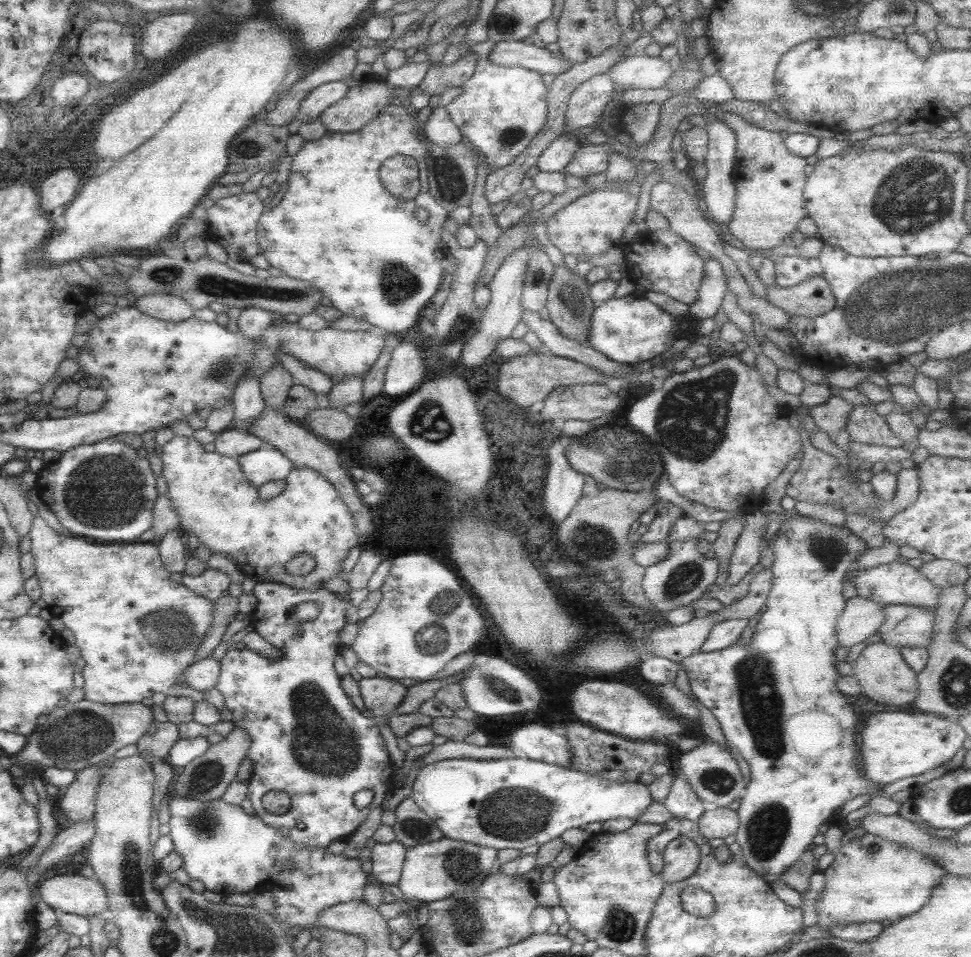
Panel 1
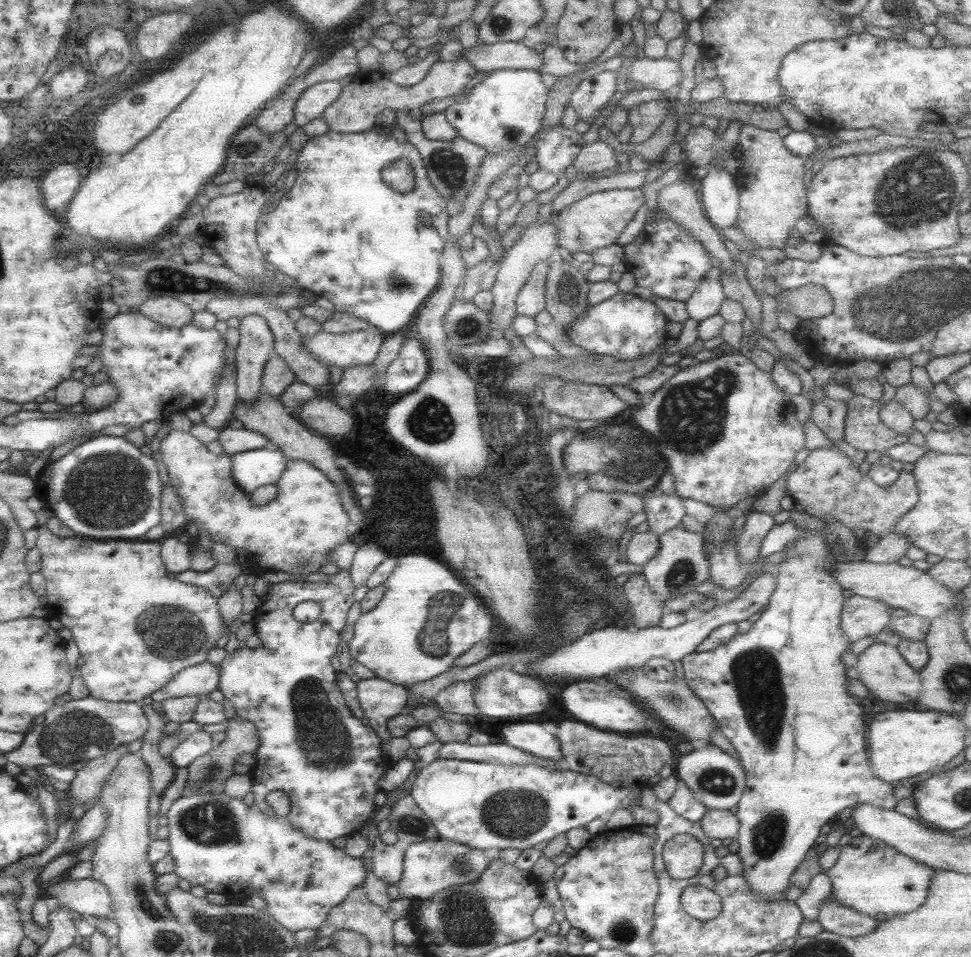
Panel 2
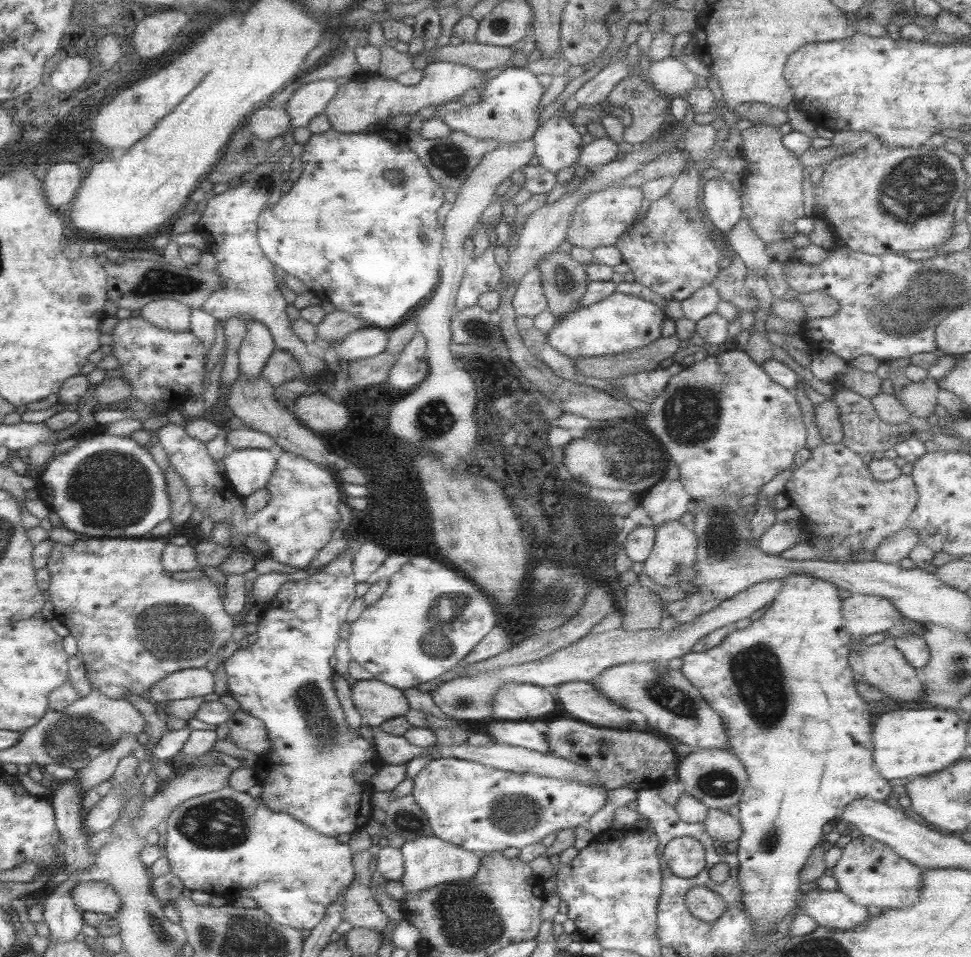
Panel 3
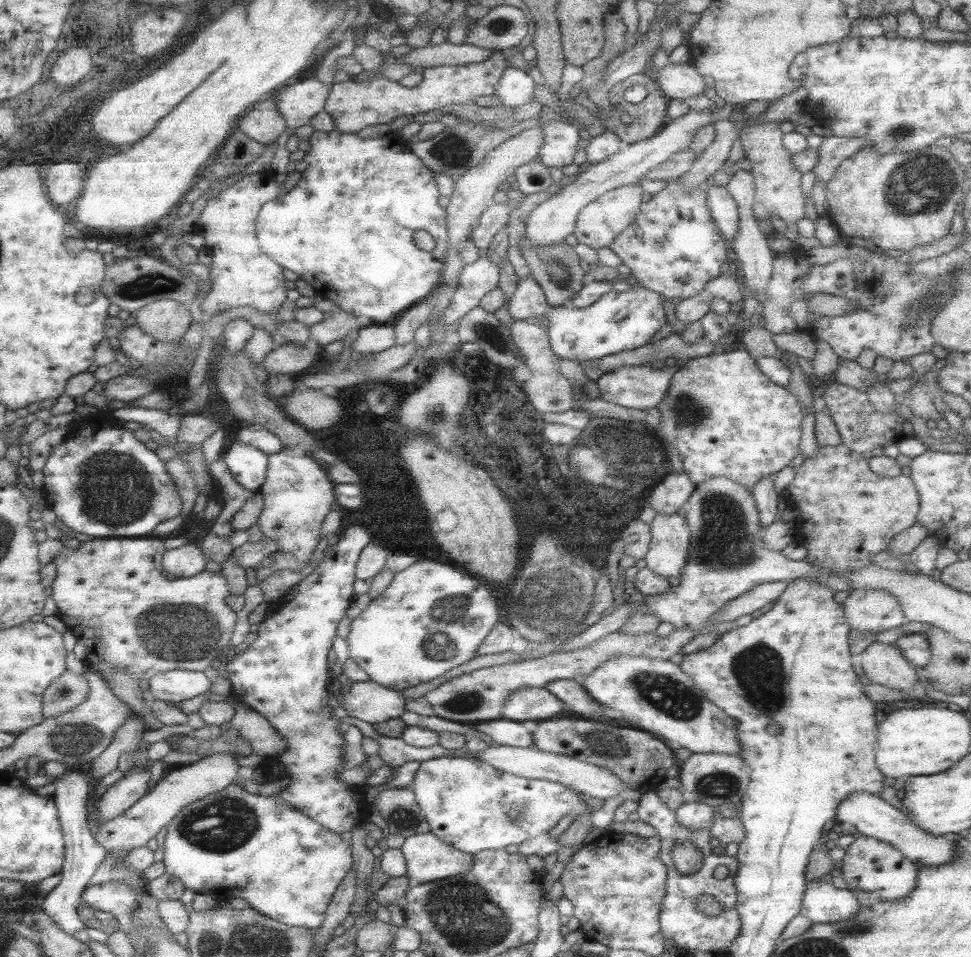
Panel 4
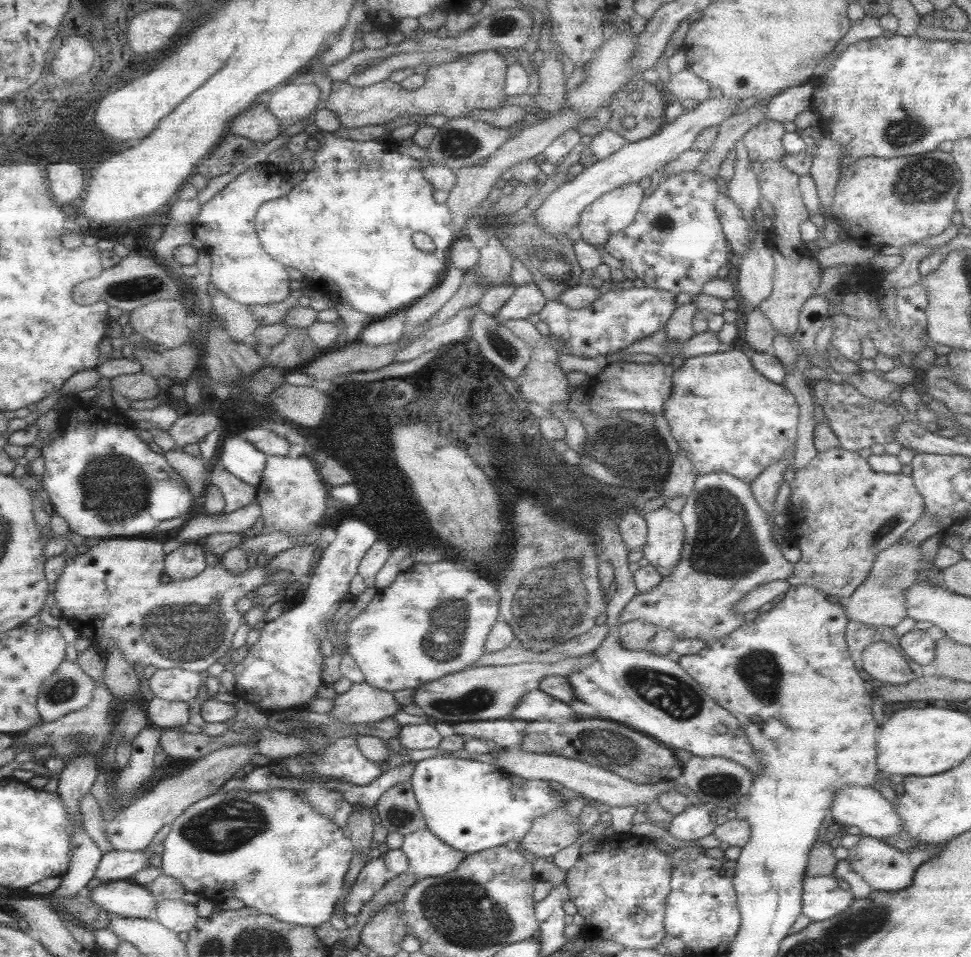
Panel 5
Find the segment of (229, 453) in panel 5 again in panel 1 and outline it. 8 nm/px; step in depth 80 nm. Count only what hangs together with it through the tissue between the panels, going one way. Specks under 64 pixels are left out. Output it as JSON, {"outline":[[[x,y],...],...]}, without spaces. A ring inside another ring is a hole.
{"outline":[[[277,450],[244,453],[237,458],[237,466],[244,477],[243,480],[253,488],[285,479],[293,468],[291,462]]]}

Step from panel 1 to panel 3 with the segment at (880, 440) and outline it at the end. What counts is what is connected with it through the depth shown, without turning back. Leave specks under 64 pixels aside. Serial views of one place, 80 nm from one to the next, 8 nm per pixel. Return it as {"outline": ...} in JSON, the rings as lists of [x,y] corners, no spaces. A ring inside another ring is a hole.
{"outline":[[[844,387],[835,390],[834,395],[829,399],[839,409],[839,424],[842,430],[842,444],[853,453],[864,456],[874,452],[885,452],[912,436],[912,430],[908,422],[901,425],[887,425],[877,417],[875,409],[868,397],[855,394]]]}

